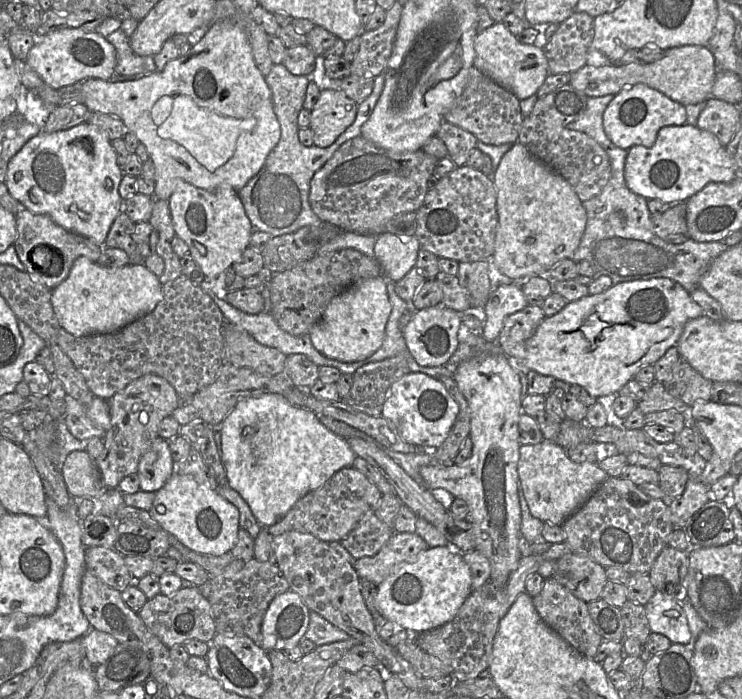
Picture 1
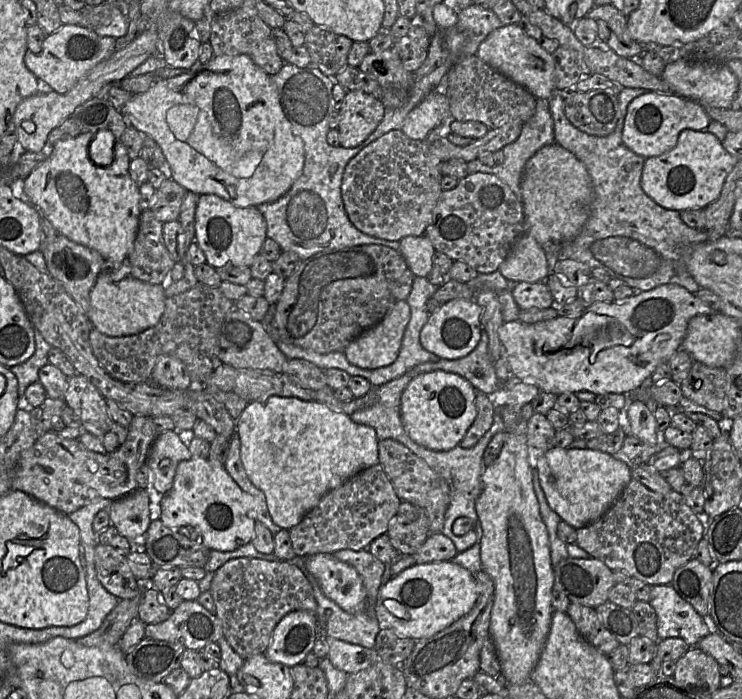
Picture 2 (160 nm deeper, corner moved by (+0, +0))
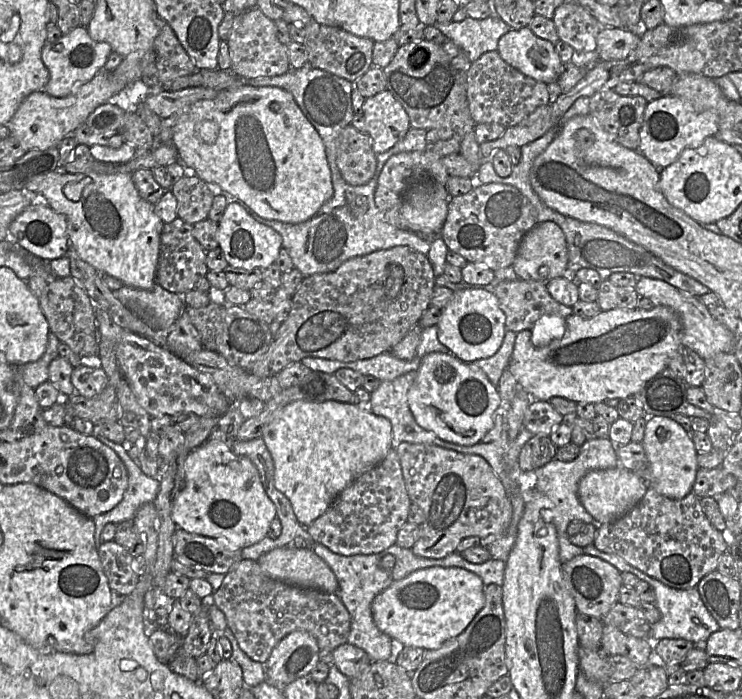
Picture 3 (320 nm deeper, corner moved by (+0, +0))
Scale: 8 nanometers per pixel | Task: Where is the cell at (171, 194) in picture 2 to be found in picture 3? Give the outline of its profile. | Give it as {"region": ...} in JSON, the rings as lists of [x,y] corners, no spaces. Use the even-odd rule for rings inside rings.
{"region":[[[183,176],[173,182],[170,191],[177,200],[178,218],[191,225],[208,219],[214,199],[208,183],[197,176]]]}

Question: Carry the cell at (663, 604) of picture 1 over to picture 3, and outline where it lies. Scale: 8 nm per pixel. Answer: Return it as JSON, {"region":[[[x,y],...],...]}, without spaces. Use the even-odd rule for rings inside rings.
{"region":[[[588,545],[583,548],[584,553],[598,557],[616,567],[620,572],[630,572],[636,575],[639,579],[646,581],[655,591],[655,603],[660,611],[660,619],[650,625],[649,639],[657,641],[665,638],[681,638],[697,645],[702,645],[706,642],[711,634],[718,631],[721,627],[714,617],[710,614],[700,594],[696,588],[692,589],[676,589],[665,585],[664,583],[645,574],[641,570],[627,563],[623,558],[614,554],[608,554],[600,551],[594,545]]]}

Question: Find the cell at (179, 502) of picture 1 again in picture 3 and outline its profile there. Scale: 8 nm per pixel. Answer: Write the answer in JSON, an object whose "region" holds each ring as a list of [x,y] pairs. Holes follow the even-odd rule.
{"region":[[[207,440],[187,456],[184,472],[184,484],[172,506],[172,519],[177,528],[213,538],[230,550],[247,548],[267,537],[276,517],[276,508],[265,491],[256,466],[248,457],[234,453],[224,442]]]}

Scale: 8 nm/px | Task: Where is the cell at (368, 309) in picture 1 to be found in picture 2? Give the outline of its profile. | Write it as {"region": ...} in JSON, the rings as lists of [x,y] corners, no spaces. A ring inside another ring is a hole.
{"region":[[[396,302],[378,324],[347,345],[343,351],[347,360],[365,369],[392,364],[398,357],[409,319],[407,302]]]}

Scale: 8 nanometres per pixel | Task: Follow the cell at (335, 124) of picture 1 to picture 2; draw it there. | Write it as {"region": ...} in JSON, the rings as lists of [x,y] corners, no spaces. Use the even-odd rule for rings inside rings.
{"region":[[[348,91],[339,102],[339,145],[354,148],[361,145],[382,121],[383,102],[362,91]]]}

